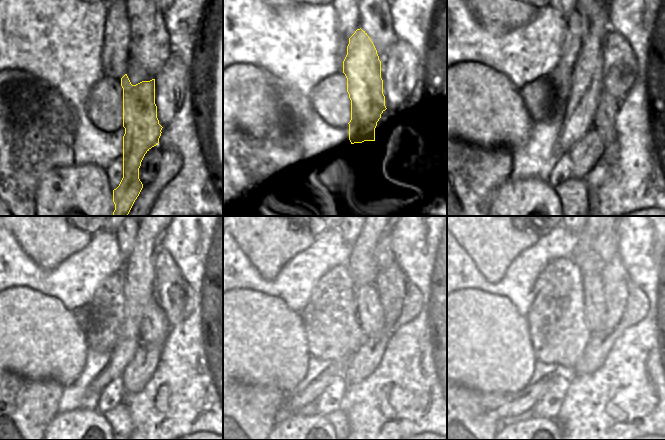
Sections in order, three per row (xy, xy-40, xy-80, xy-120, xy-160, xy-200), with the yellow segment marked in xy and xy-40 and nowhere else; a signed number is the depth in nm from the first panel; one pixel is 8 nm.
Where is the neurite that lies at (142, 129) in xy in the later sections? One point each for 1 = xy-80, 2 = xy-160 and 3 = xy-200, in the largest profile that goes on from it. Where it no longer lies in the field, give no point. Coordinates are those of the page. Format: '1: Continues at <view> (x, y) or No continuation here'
1: Continues at xy-80 (587, 85)
2: Continues at xy-160 (363, 268)
3: Continues at xy-200 (587, 236)

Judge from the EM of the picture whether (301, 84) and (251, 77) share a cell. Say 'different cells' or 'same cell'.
different cells

